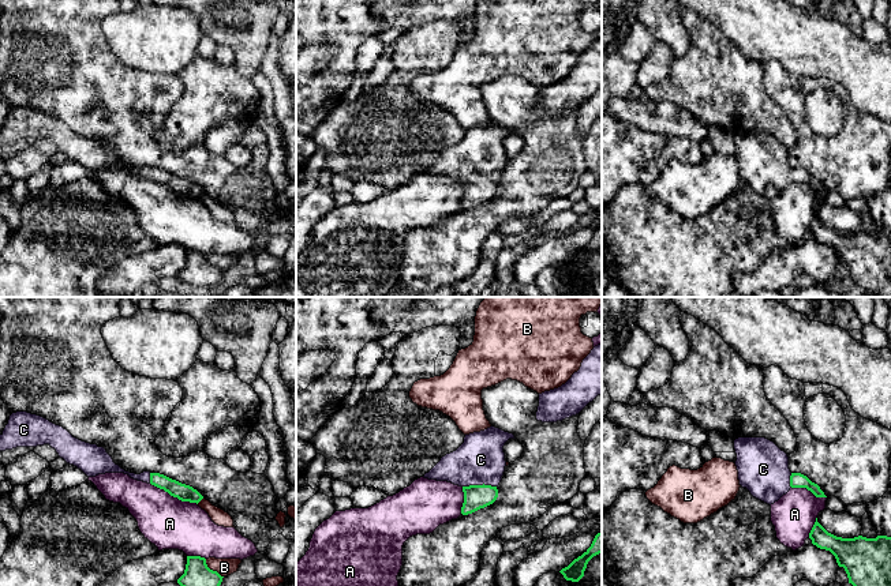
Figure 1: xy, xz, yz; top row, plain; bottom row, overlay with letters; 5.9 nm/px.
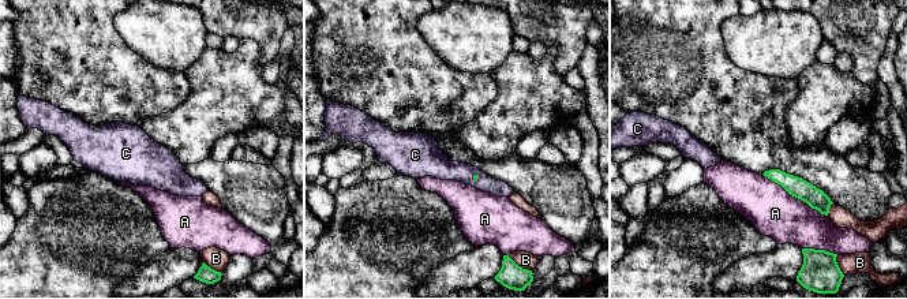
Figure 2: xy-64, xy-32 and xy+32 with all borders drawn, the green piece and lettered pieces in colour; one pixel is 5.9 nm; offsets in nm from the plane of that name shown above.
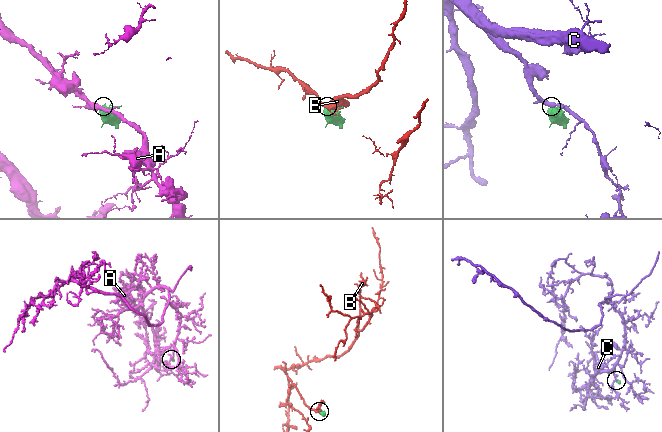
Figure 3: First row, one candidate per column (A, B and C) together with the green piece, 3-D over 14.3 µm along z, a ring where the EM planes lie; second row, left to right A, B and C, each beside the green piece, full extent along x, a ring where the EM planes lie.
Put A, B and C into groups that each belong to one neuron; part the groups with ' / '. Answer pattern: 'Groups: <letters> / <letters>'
Groups: A / B / C

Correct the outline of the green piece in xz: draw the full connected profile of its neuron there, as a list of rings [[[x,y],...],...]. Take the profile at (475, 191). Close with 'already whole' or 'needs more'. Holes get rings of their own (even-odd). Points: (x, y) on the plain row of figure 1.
[[[493,120],[465,129],[464,138],[442,151],[423,172],[461,181],[464,187],[461,209],[472,209],[493,199],[498,192],[497,181],[506,161],[503,140],[509,134],[516,132]]]; needs more

